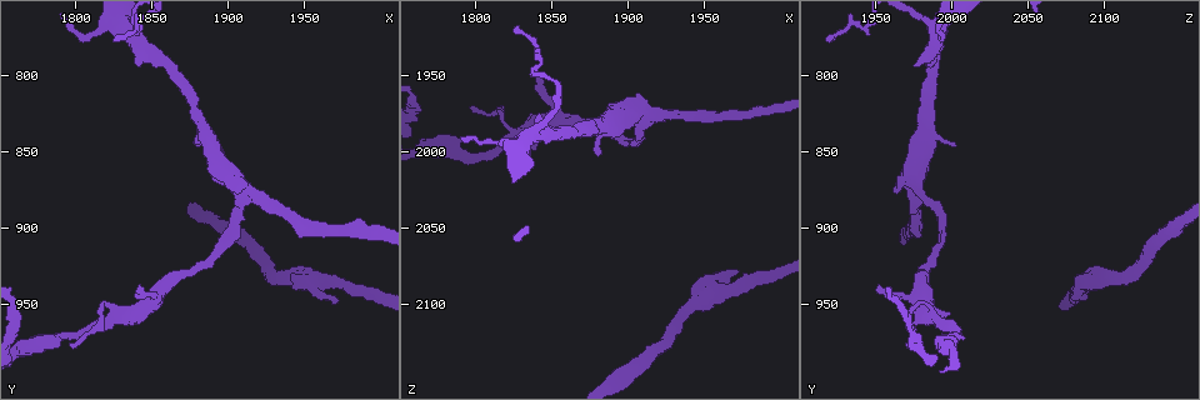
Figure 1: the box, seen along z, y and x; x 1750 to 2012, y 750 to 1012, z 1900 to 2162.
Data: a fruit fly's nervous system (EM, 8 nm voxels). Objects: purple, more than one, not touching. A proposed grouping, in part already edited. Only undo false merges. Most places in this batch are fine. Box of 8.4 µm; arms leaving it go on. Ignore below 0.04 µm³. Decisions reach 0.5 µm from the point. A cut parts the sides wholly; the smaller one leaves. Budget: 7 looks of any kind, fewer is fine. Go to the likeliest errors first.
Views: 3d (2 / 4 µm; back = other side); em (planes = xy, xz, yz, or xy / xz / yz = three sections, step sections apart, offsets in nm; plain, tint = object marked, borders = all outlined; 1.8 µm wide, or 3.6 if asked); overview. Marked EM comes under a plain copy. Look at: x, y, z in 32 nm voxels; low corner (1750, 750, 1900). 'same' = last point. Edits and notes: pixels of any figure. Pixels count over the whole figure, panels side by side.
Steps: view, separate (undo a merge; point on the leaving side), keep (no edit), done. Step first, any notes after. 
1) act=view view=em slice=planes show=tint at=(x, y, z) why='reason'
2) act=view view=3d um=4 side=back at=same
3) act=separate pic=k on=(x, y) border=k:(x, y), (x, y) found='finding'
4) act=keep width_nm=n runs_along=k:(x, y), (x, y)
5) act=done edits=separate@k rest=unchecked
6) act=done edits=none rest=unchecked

act=view view=3d um=4 at=(1836, 774, 1990) why='thin arm on a thick one'

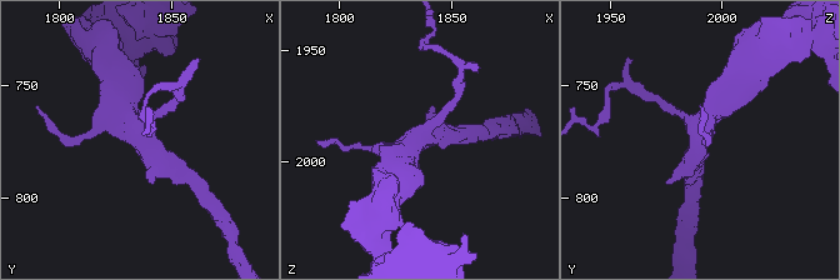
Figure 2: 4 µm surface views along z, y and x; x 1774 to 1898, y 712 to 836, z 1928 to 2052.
act=view view=em slice=planes show=tint at=(1837, 771, 1989) arms=3 why='need the tissue'

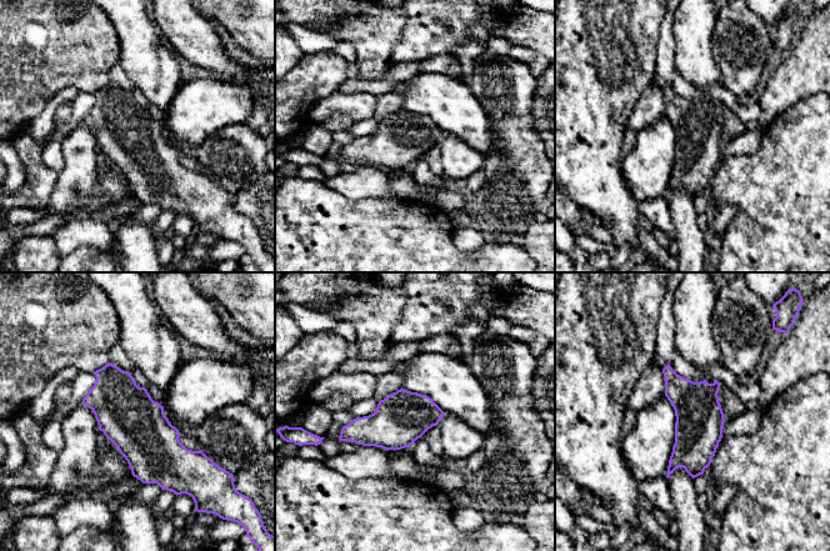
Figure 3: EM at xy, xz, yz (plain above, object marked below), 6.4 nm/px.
act=keep found='one cell here'

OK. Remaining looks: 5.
act=view view=em um=3.6 slice=planes show=tint at=(1816, 966, 1994) why='sudden change in width'

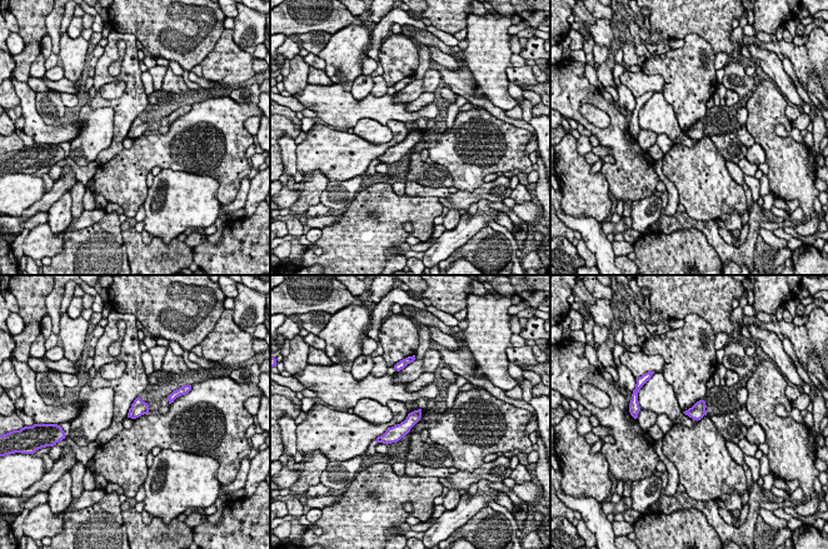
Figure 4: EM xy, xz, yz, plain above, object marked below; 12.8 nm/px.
act=keep runs_along=4:(418, 413), (400, 430), (383, 438) found='one cell here'

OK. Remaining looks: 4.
act=view view=3d um=4 at=(1906, 872, 1976) why='three-way junction'

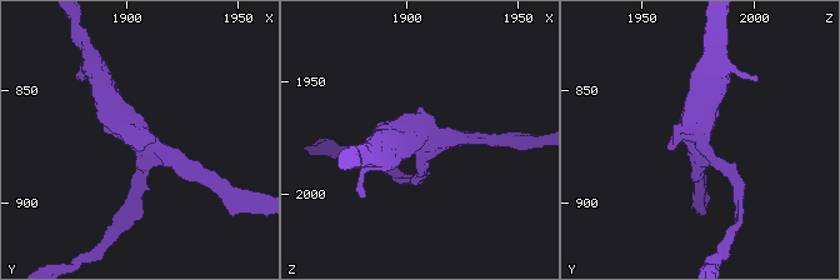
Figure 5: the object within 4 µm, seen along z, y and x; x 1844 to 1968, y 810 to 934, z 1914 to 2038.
act=view view=em slice=xz step=8 show=tint at=(1906, 870, 1975) arms=3 arm_widths_nm=160,220,360 why='now the EM'

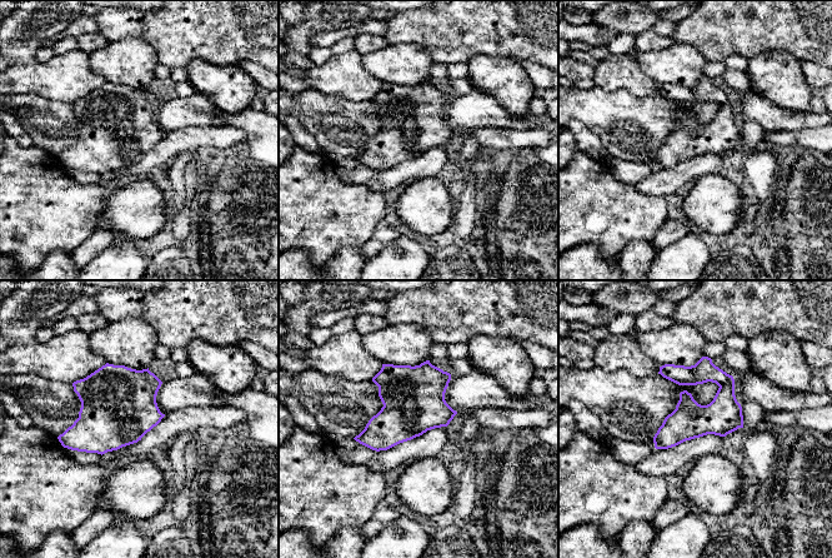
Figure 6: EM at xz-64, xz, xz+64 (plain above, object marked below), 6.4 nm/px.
act=view view=em slice=planes show=tint at=same why='another direction'

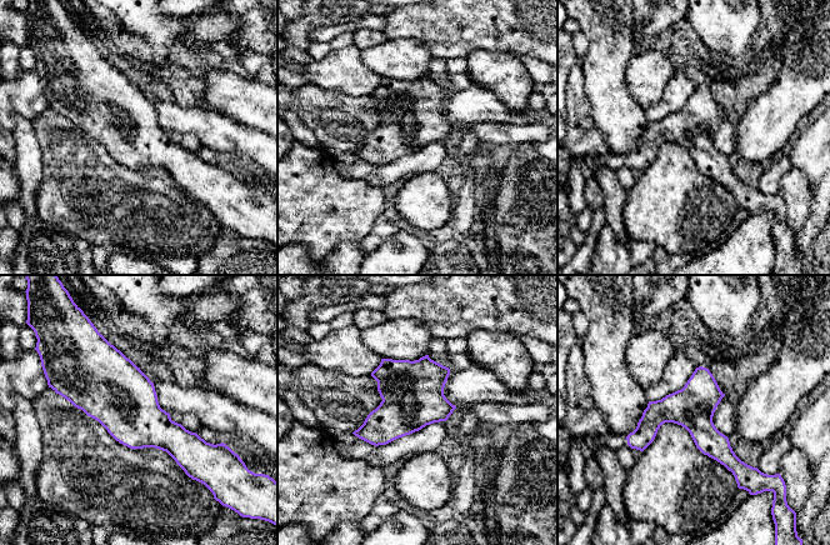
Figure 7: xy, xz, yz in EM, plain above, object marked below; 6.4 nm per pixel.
act=keep width_nm=280 runs_along=7:(630, 438), (685, 415), (745, 473) found='one cell here'

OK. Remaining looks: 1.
act=done edits=none rest=unchecked

